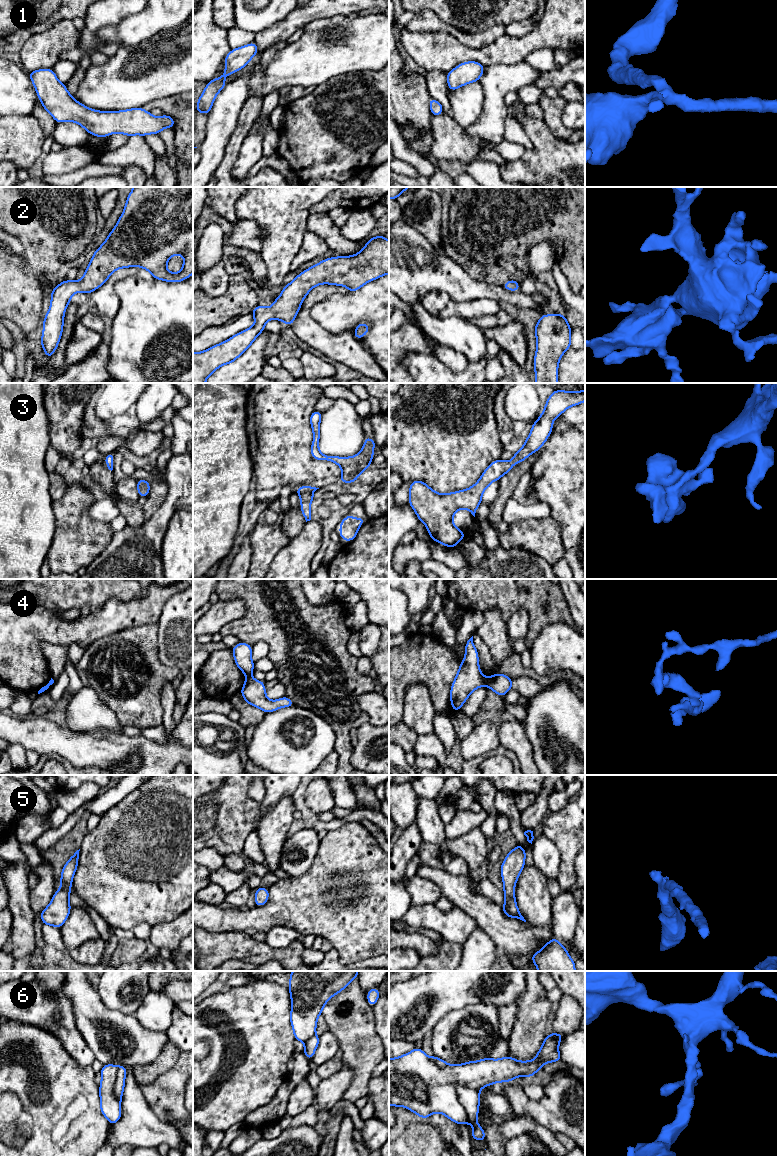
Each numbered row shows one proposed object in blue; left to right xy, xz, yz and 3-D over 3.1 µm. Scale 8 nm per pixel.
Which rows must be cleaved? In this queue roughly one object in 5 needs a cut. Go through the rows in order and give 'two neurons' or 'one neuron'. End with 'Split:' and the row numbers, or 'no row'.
1: one neuron
2: one neuron
3: one neuron
4: two neurons
5: one neuron
6: two neurons
Split: 4, 6

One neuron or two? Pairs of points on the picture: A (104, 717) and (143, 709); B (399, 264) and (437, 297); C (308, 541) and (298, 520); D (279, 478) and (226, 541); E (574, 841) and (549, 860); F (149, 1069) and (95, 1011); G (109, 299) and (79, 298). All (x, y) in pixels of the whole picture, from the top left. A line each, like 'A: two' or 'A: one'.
A: two
B: two
C: two
D: two
E: two
F: two
G: two

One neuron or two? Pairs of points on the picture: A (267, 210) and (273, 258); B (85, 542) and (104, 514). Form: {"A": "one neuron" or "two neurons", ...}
{"A": "one neuron", "B": "two neurons"}

